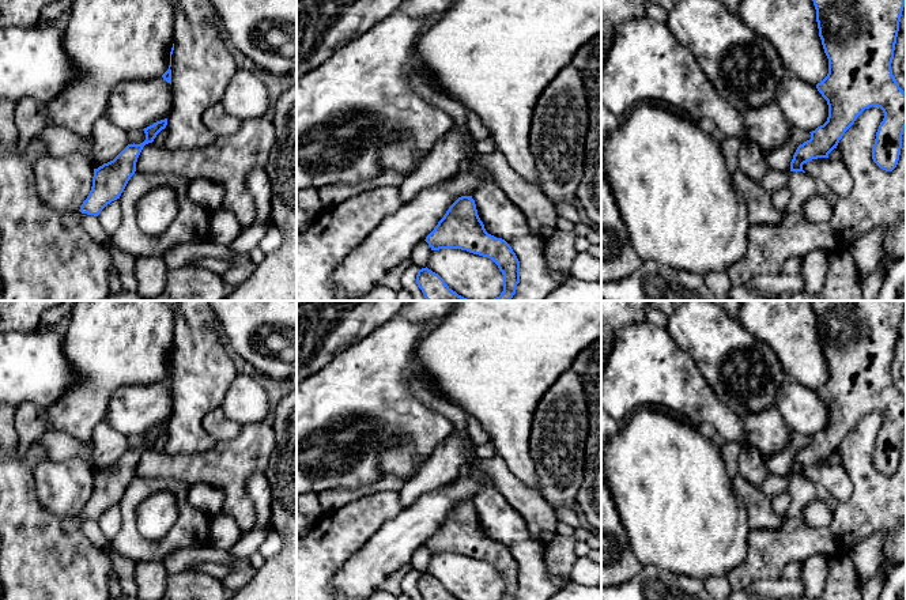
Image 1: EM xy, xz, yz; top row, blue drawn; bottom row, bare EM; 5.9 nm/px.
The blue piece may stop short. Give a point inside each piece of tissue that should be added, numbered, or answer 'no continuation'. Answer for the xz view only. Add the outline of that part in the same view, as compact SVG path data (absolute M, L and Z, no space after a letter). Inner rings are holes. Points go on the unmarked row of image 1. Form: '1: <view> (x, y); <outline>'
no continuation

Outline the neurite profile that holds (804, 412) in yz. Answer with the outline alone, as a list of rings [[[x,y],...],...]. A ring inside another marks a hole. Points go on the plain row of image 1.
[[[788,378],[781,384],[775,396],[775,408],[790,431],[804,437],[815,435],[828,422],[827,405],[816,390],[808,389],[794,380]]]

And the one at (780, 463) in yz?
[[[792,433],[790,439],[784,450],[767,456],[765,465],[769,473],[777,476],[790,476],[793,460],[797,452],[805,446],[807,441],[808,437],[804,437],[799,433]]]

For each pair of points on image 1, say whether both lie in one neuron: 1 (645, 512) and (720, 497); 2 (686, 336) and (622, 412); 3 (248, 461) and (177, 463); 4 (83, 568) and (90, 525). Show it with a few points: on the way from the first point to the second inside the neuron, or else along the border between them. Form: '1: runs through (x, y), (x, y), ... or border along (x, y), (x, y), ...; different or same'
1: runs through (664, 512), (701, 512); same
2: border along (664, 328), (674, 342), (691, 358), (698, 370); different
3: runs through (230, 463), (195, 464); same
4: border along (82, 519), (82, 532), (99, 548); different

